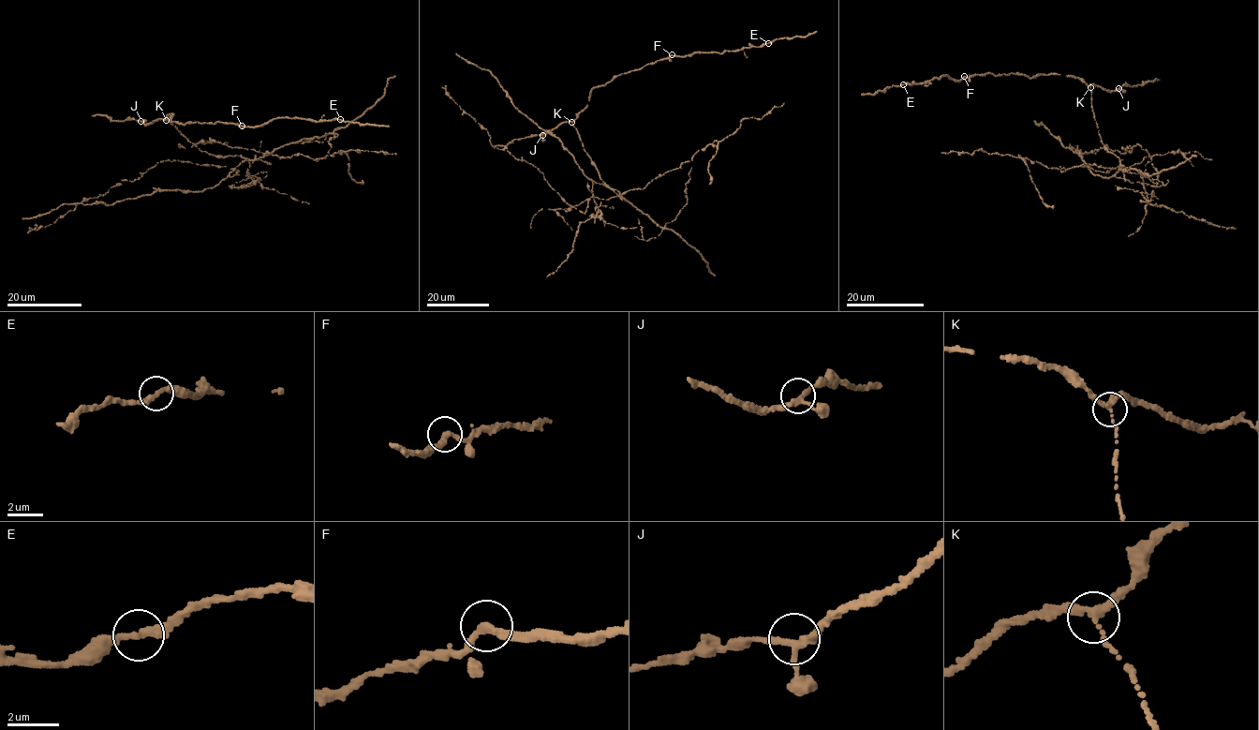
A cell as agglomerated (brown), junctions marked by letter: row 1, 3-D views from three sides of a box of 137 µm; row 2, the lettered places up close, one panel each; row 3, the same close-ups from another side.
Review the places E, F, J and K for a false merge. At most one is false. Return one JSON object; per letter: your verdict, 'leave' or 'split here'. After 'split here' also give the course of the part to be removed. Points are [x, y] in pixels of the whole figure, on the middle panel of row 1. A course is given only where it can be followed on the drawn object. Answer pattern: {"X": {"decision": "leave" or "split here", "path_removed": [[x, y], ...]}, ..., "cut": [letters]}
{"E": {"decision": "leave"}, "F": {"decision": "leave"}, "J": {"decision": "leave"}, "K": {"decision": "split here", "path_removed": [[571, 122], [608, 187], [591, 180], [584, 213], [531, 164], [495, 148], [486, 129], [442, 87]]}, "cut": ["K"]}

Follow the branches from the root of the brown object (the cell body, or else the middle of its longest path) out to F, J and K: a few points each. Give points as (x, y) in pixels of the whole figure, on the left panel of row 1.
F: (200, 150), (166, 120), (168, 116), (172, 114), (170, 121), (185, 125), (218, 122), (242, 126)
J: (200, 150), (168, 121), (158, 118), (145, 125), (140, 121)
K: (200, 150), (166, 120)

